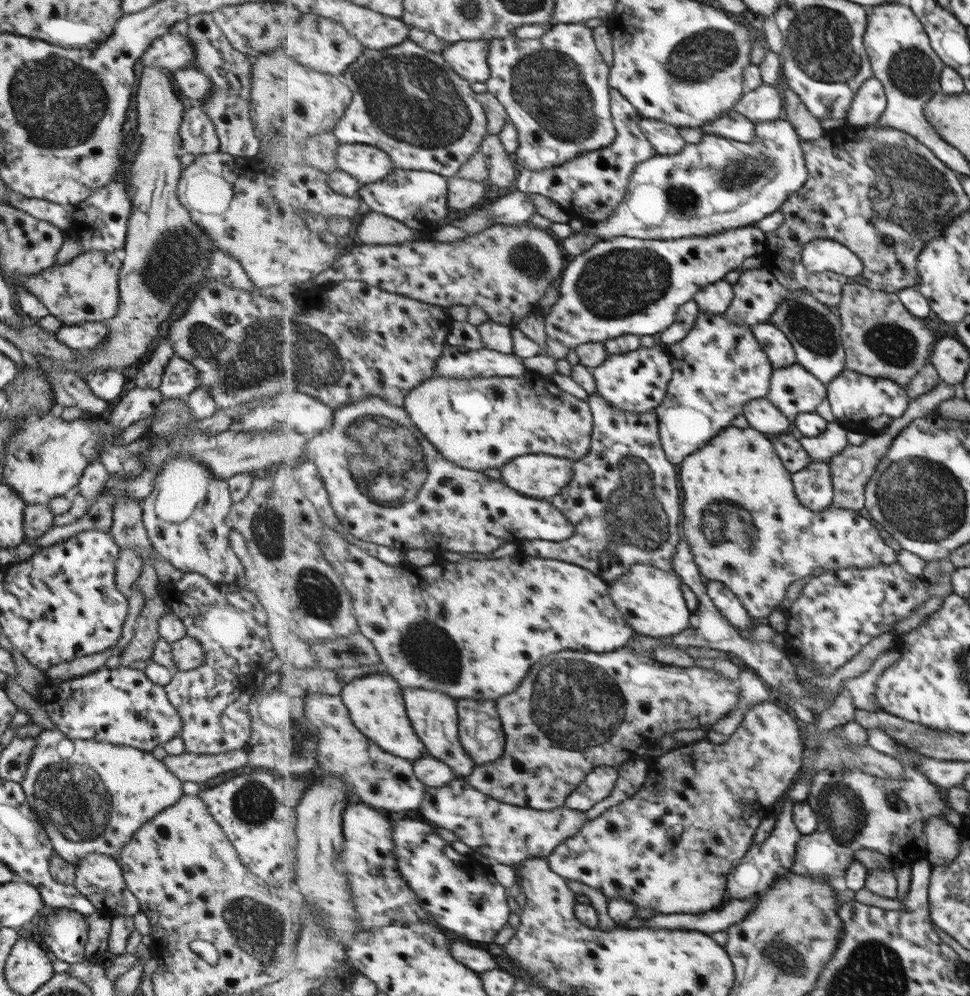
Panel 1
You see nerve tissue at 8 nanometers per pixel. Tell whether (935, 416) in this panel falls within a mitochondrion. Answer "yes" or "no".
no

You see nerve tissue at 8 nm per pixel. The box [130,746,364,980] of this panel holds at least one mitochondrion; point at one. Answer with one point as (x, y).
(253, 925)

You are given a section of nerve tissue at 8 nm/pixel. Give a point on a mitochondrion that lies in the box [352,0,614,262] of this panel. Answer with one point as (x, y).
(549, 85)

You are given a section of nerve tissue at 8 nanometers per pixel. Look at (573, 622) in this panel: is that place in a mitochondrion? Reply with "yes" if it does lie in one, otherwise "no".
no

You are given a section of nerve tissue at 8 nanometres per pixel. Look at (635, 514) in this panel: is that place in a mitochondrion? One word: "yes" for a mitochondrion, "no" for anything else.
yes

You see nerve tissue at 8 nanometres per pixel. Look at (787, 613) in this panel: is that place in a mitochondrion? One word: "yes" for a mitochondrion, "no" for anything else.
no

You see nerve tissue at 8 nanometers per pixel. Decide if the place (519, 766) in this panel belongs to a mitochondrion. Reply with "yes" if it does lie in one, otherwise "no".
no

